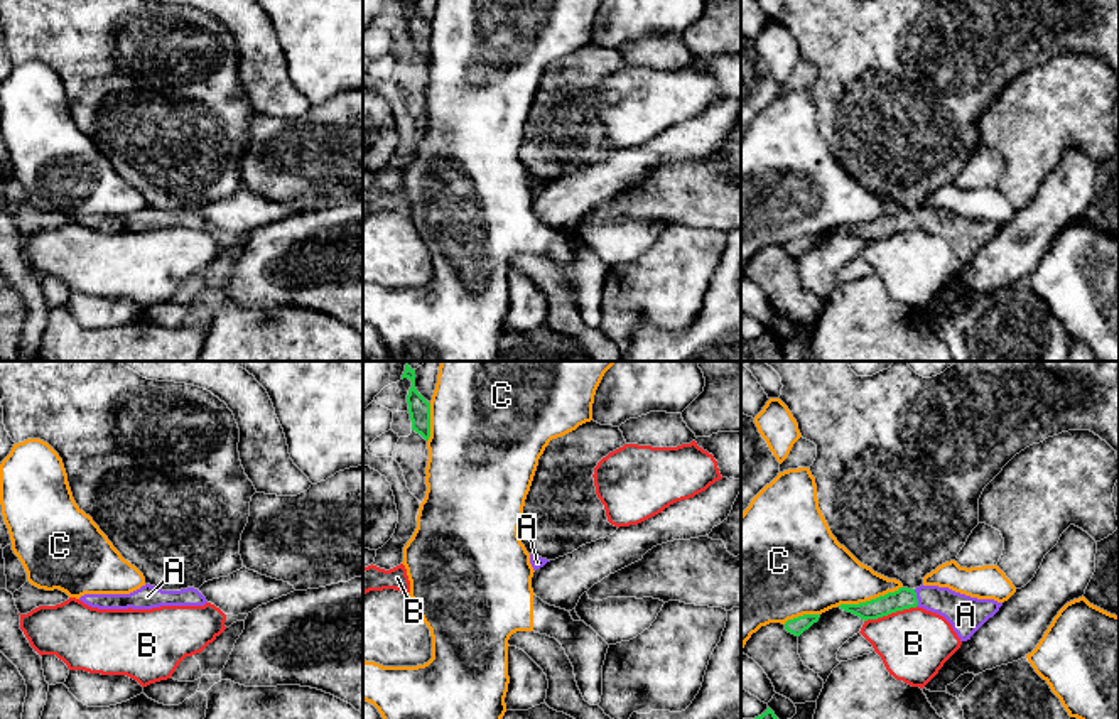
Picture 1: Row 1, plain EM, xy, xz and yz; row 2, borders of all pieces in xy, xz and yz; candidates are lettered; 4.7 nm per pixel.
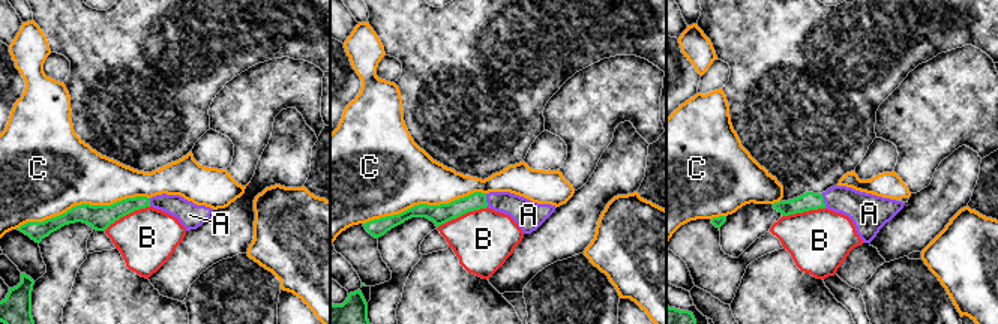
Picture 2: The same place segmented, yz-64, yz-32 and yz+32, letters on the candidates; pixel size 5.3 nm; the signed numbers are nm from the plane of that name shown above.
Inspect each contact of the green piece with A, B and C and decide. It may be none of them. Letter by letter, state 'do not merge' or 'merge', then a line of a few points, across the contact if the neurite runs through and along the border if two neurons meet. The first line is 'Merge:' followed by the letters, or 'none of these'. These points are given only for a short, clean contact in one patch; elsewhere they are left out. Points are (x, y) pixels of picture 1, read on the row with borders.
Merge: A
A: merge; line yz (903, 598), (915, 598), (942, 600), (964, 613)
B: do not merge
C: do not merge

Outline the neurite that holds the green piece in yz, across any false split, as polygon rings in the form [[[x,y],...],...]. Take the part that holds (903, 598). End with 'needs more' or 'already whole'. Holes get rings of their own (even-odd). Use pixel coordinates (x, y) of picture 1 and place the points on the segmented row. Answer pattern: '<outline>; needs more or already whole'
[[[922,584],[916,589],[900,587],[895,592],[888,592],[871,601],[841,604],[839,608],[868,621],[916,606],[943,616],[952,624],[960,641],[967,641],[999,611],[1003,603],[970,597],[949,587]]]; needs more

